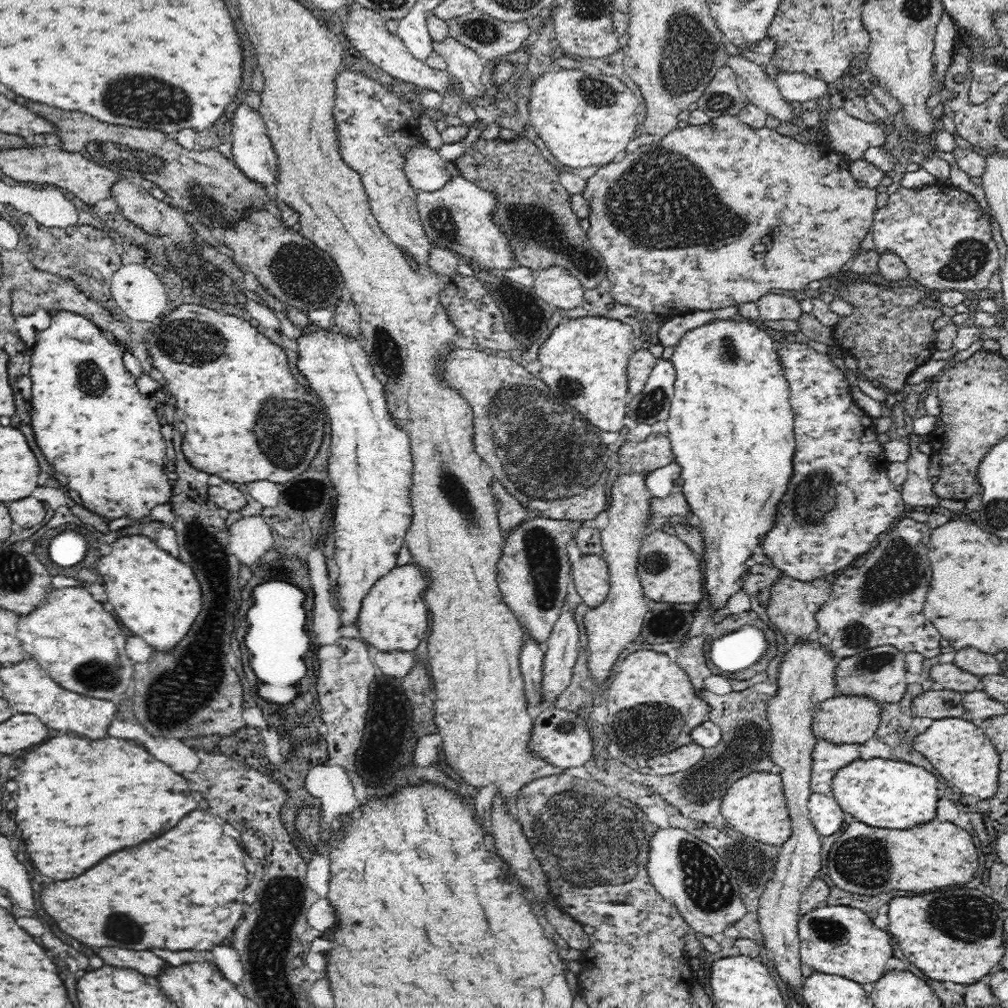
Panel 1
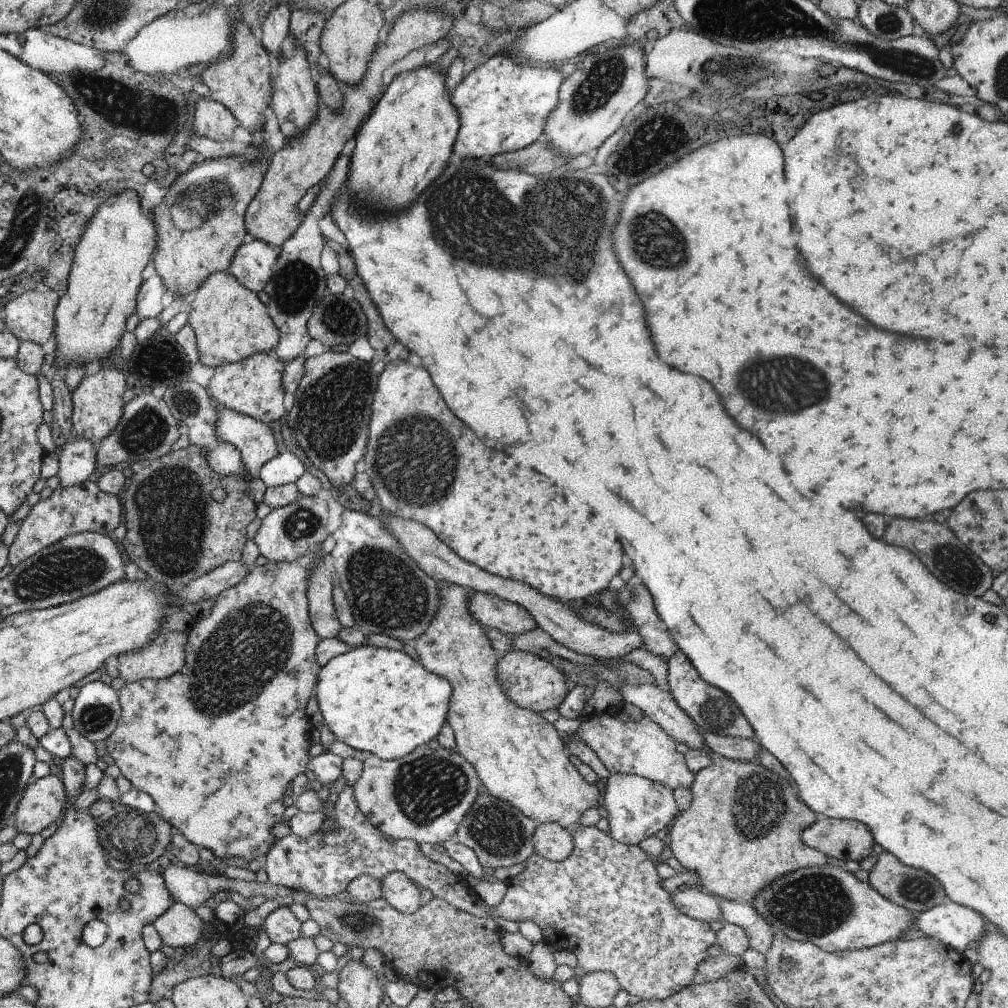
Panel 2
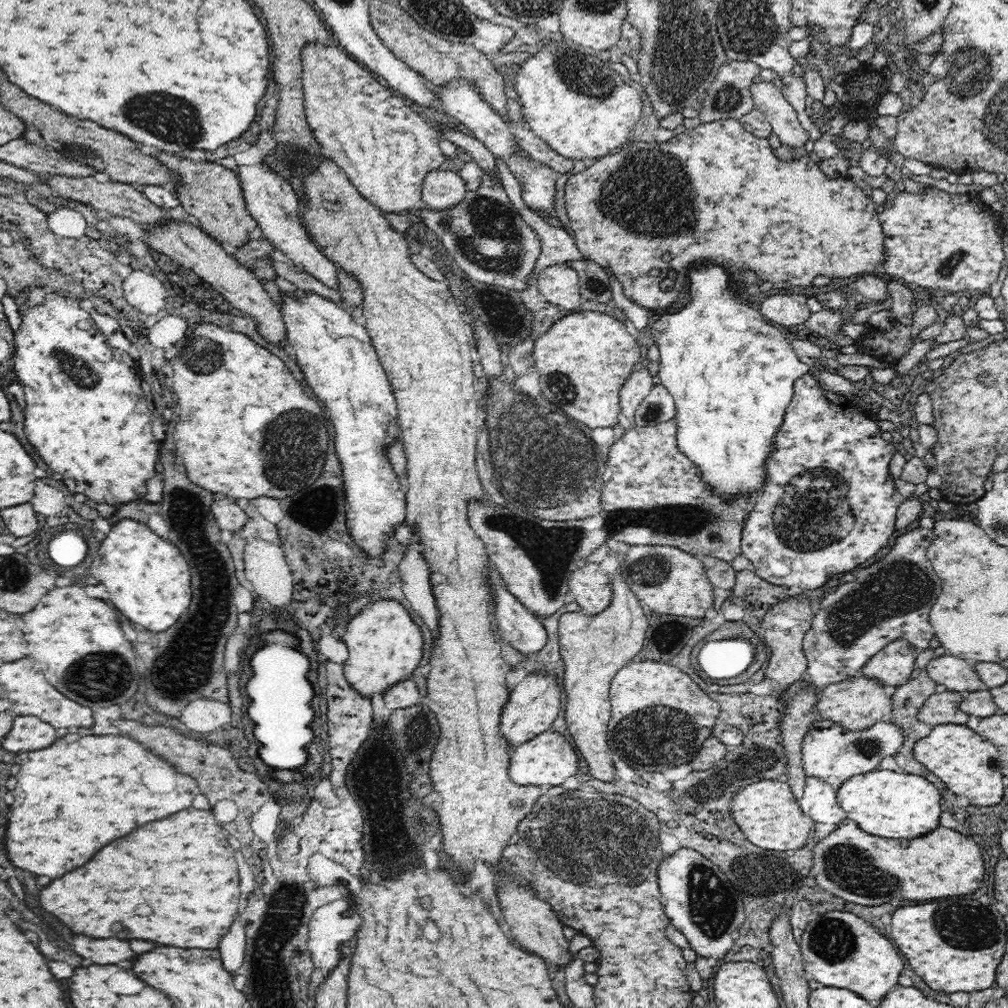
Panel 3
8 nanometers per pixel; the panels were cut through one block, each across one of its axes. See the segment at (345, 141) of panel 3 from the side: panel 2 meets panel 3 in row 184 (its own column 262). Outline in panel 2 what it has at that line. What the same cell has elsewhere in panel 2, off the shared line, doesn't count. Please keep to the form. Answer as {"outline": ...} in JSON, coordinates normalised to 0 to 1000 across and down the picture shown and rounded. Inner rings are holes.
{"outline":[[[269,347],[267,351],[253,351],[235,361],[211,365],[211,373],[207,375],[203,387],[211,401],[265,421],[269,417],[277,417],[287,407],[287,395],[283,393],[283,387],[279,383],[279,373],[281,359]]]}

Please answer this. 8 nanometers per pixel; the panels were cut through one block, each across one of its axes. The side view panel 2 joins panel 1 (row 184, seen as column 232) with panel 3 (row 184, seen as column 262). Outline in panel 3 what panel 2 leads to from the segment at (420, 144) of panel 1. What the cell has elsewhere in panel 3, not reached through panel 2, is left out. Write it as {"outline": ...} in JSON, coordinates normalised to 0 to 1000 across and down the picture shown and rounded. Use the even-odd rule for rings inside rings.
{"outline":[[[429,169],[419,181],[419,198],[421,204],[429,208],[444,208],[450,202],[458,200],[462,192],[462,181],[454,171],[437,171]]]}

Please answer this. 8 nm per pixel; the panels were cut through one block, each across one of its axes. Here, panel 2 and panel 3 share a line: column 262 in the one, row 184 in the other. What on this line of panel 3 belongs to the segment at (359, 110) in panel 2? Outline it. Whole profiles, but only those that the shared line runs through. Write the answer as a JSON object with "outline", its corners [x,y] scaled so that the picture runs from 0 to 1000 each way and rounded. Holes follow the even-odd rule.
{"outline":[[[157,151],[155,157],[175,175],[179,175],[181,179],[181,187],[173,187],[179,202],[183,204],[183,208],[192,214],[196,218],[196,222],[200,224],[200,228],[210,234],[214,240],[230,246],[240,246],[246,242],[246,232],[258,224],[256,218],[248,212],[244,196],[242,196],[242,188],[240,188],[240,181],[236,177],[234,169],[226,169],[218,163],[208,163],[208,161],[192,161],[192,159],[177,159],[175,155],[167,153],[167,151]]]}

